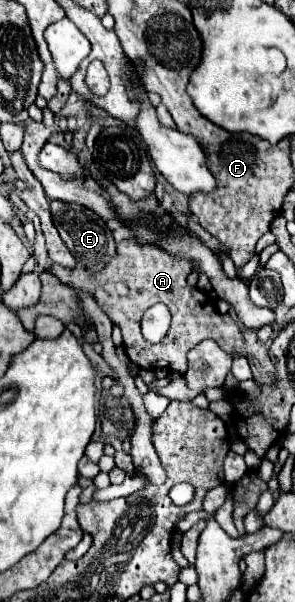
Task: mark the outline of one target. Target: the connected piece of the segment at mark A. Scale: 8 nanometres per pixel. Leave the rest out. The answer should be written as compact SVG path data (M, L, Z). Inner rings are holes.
M128 238L118 244L118 252L114 260L100 272L90 274L80 264L76 268L64 268L60 264L52 264L50 272L58 276L64 284L92 294L92 298L108 314L112 324L122 328L124 350L130 362L136 364L138 368L176 370L184 374L188 350L206 338L216 340L222 346L222 350L230 354L232 352L244 354L244 340L238 324L228 314L220 316L218 310L214 308L214 300L208 294L188 286L186 278L192 272L192 264L186 258L172 258L172 254L168 254L166 250L160 250L158 246L140 246L140 242L136 242L134 238ZM158 302L168 306L172 314L172 324L168 334L158 344L150 344L144 340L140 332L140 320L144 310Z

